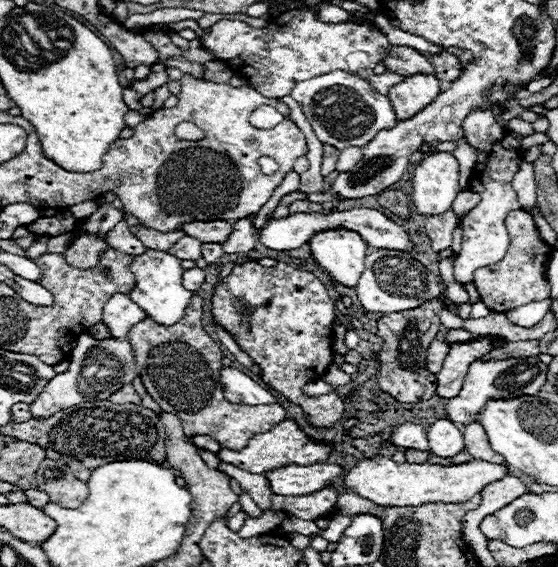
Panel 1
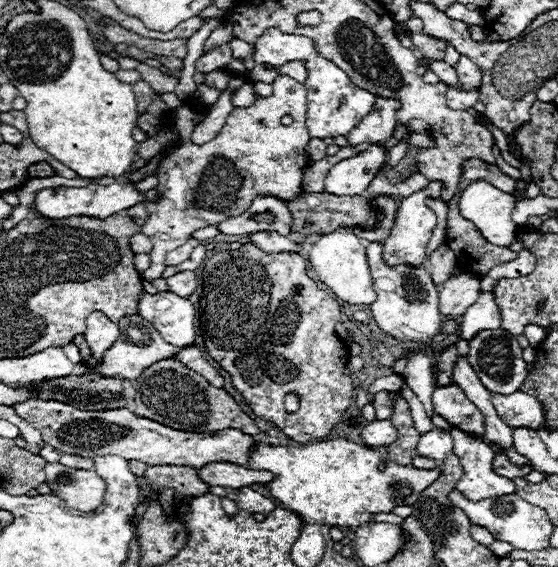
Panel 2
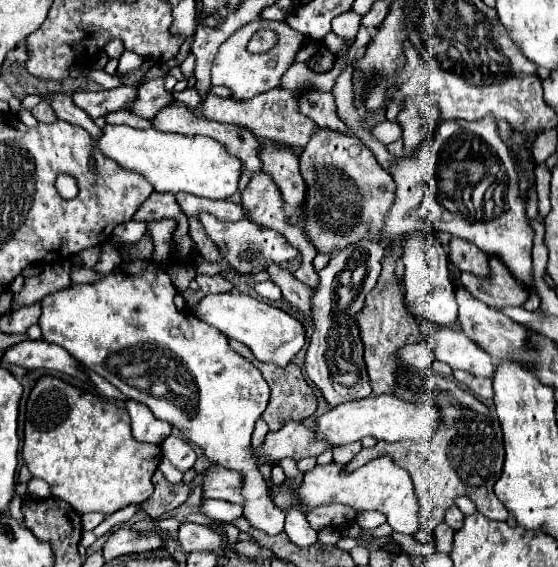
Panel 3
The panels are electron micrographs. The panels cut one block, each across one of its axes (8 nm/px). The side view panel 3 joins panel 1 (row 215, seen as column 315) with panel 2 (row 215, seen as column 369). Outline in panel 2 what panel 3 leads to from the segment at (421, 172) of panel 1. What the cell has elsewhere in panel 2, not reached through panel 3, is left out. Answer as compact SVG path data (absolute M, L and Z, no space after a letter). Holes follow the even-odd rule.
M430 182L426 188L414 192L412 196L404 198L398 206L398 218L396 224L390 232L390 238L384 242L384 260L388 264L412 264L412 266L422 266L422 262L426 260L426 246L430 242L432 230L436 226L436 214L434 210L426 204L428 198L442 198L442 190L444 184L442 182Z

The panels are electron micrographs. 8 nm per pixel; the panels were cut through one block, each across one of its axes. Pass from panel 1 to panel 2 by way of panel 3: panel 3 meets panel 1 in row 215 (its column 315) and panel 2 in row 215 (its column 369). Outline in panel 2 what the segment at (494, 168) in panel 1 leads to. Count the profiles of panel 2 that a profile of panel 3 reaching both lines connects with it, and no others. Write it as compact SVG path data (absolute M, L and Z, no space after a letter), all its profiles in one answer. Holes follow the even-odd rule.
M482 180L470 184L460 196L462 216L468 218L482 238L494 246L510 246L514 242L516 224L510 218L514 204L516 196Z

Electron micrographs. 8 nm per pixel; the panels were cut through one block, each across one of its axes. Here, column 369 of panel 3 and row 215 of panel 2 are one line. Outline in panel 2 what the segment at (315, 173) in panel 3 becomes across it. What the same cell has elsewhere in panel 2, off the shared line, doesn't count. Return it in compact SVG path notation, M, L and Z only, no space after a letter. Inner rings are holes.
M278 76L272 82L272 94L260 96L248 108L234 108L226 118L222 132L208 144L192 144L194 126L198 126L208 112L208 106L182 104L166 114L164 122L176 130L176 138L168 142L158 166L160 200L144 202L148 218L142 232L152 240L150 268L144 272L146 280L160 278L166 264L164 258L172 248L186 244L192 232L218 226L220 222L248 210L256 194L272 194L284 200L294 200L302 194L302 172L308 162L306 146L310 142L306 130L306 88L288 76ZM282 116L292 116L294 122L284 126Z

